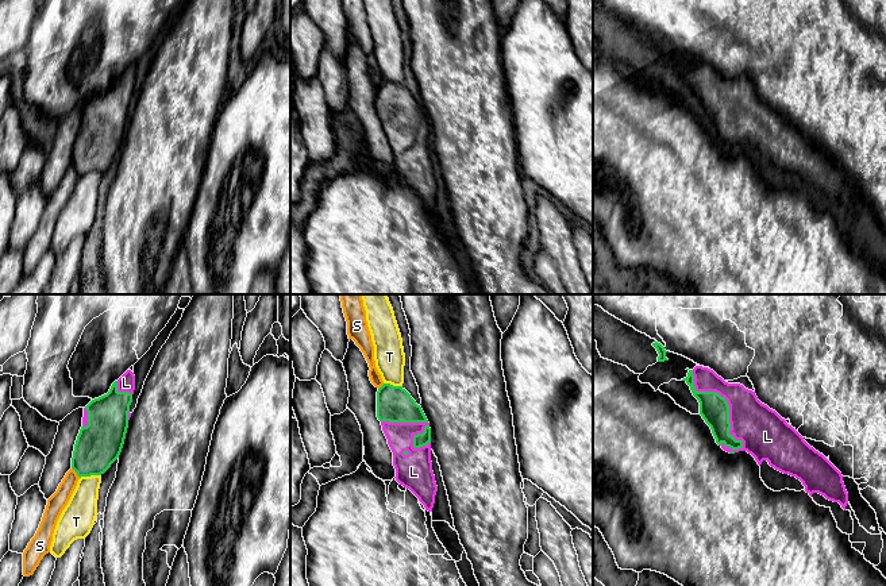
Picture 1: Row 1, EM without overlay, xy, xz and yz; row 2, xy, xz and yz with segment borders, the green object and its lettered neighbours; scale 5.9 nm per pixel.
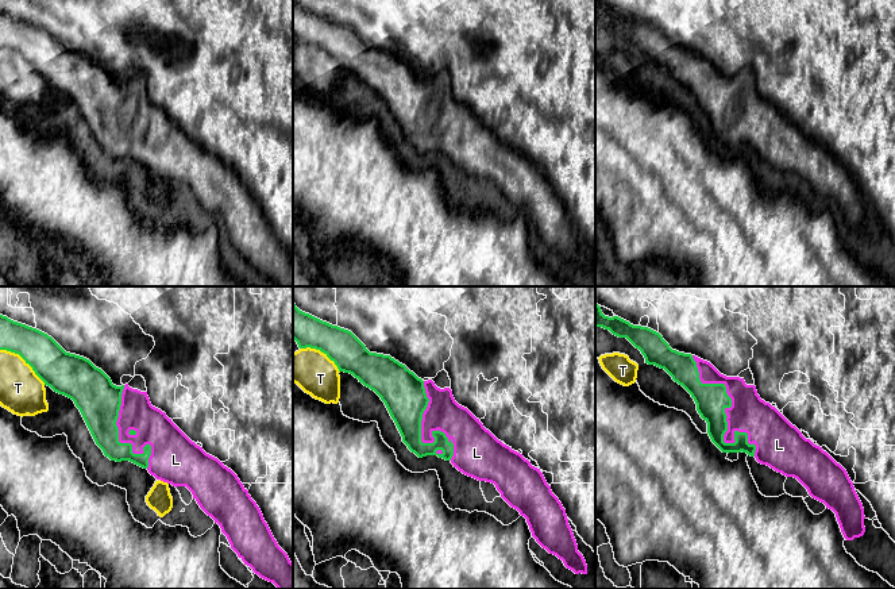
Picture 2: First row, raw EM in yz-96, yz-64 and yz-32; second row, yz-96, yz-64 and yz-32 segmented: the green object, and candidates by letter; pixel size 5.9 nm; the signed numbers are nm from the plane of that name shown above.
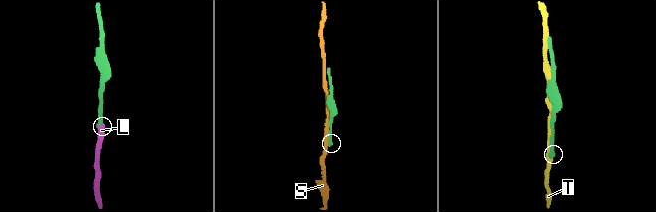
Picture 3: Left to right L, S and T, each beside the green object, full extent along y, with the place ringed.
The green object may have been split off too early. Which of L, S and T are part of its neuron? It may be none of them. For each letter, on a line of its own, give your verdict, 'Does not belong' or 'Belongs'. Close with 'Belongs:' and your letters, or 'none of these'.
L: Belongs
S: Does not belong
T: Does not belong
Belongs: L

